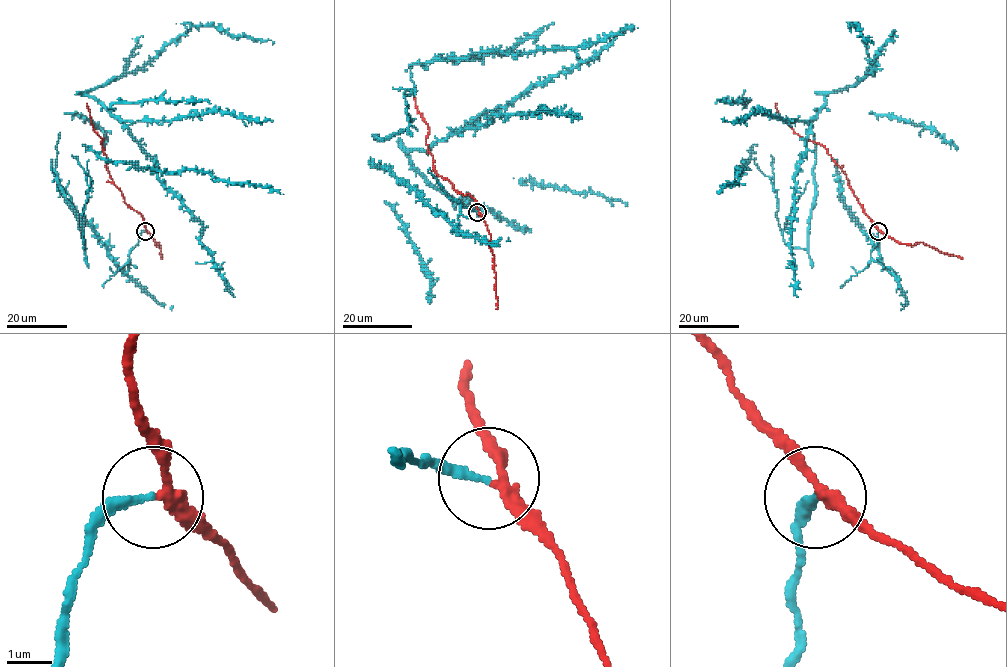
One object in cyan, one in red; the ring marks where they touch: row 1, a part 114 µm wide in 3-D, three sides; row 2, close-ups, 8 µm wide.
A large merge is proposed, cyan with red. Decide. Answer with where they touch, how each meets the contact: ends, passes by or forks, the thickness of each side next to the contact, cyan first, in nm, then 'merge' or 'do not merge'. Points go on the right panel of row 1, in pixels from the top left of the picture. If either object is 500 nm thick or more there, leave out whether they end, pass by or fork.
place (878, 231); cyan ends; red passes by; calibres 180 and 240 nm; do not merge

